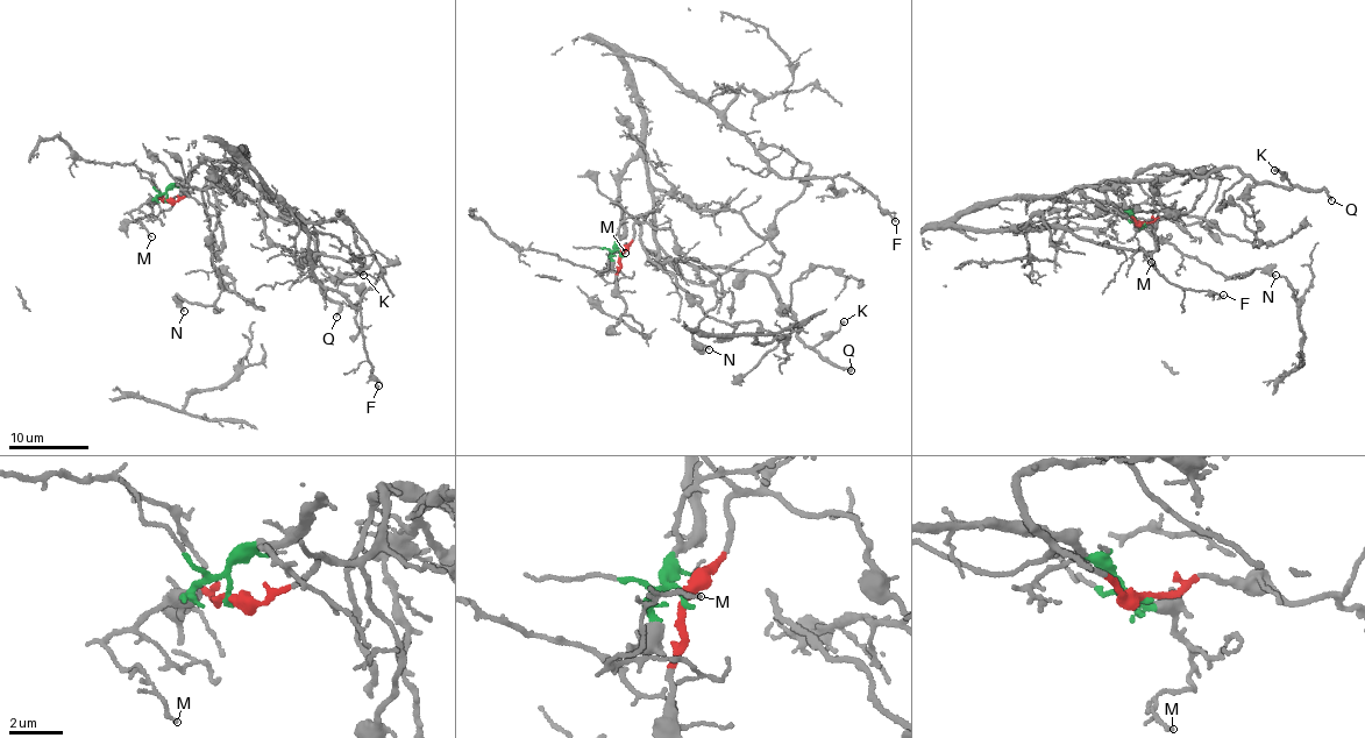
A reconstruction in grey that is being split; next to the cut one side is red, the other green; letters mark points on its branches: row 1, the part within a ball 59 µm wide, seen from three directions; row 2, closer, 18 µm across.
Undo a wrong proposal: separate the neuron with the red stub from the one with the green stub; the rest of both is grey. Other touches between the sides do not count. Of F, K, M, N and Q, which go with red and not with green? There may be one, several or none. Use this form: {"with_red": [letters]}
{"with_red": ["K", "N", "Q"]}

